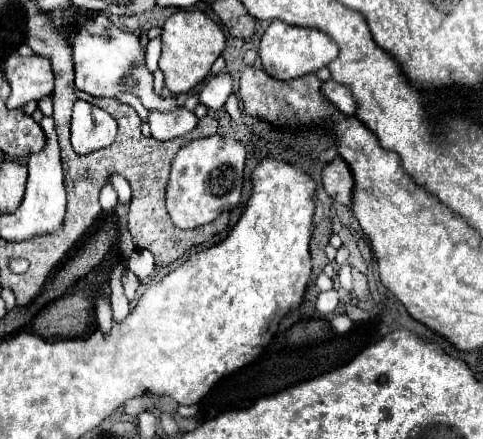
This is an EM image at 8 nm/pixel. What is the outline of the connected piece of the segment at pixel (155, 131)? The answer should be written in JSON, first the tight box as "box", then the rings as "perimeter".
{"box":[149,106,199,140],"perimeter":[[[177,106],[177,110],[171,110],[171,112],[151,110],[149,112],[151,136],[155,136],[157,140],[173,140],[193,130],[197,120],[199,118],[183,106]]]}

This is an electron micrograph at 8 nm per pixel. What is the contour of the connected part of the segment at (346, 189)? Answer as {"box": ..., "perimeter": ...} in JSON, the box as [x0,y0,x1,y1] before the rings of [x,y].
{"box":[321,158,353,204],"perimeter":[[[333,158],[321,174],[321,182],[325,192],[337,202],[337,204],[351,204],[351,190],[353,190],[353,178],[349,166],[341,158]]]}

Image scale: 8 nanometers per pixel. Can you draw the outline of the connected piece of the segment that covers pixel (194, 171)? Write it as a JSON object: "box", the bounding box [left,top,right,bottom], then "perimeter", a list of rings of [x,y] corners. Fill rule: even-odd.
{"box":[167,134,245,230],"perimeter":[[[215,134],[209,138],[193,140],[187,146],[183,146],[171,162],[171,176],[167,182],[167,212],[173,220],[173,224],[183,230],[197,228],[197,226],[203,226],[203,224],[215,220],[221,212],[233,210],[237,206],[237,202],[241,200],[243,168],[245,168],[245,146],[233,138],[223,138],[223,136]]]}

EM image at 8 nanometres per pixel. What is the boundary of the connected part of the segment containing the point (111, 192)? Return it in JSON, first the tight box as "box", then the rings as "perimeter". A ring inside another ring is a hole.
{"box":[99,182,117,214],"perimeter":[[[105,182],[105,186],[101,188],[101,198],[99,198],[99,202],[101,202],[101,208],[103,208],[105,214],[111,214],[111,212],[115,210],[117,192],[115,192],[115,188],[113,188],[111,182]]]}

